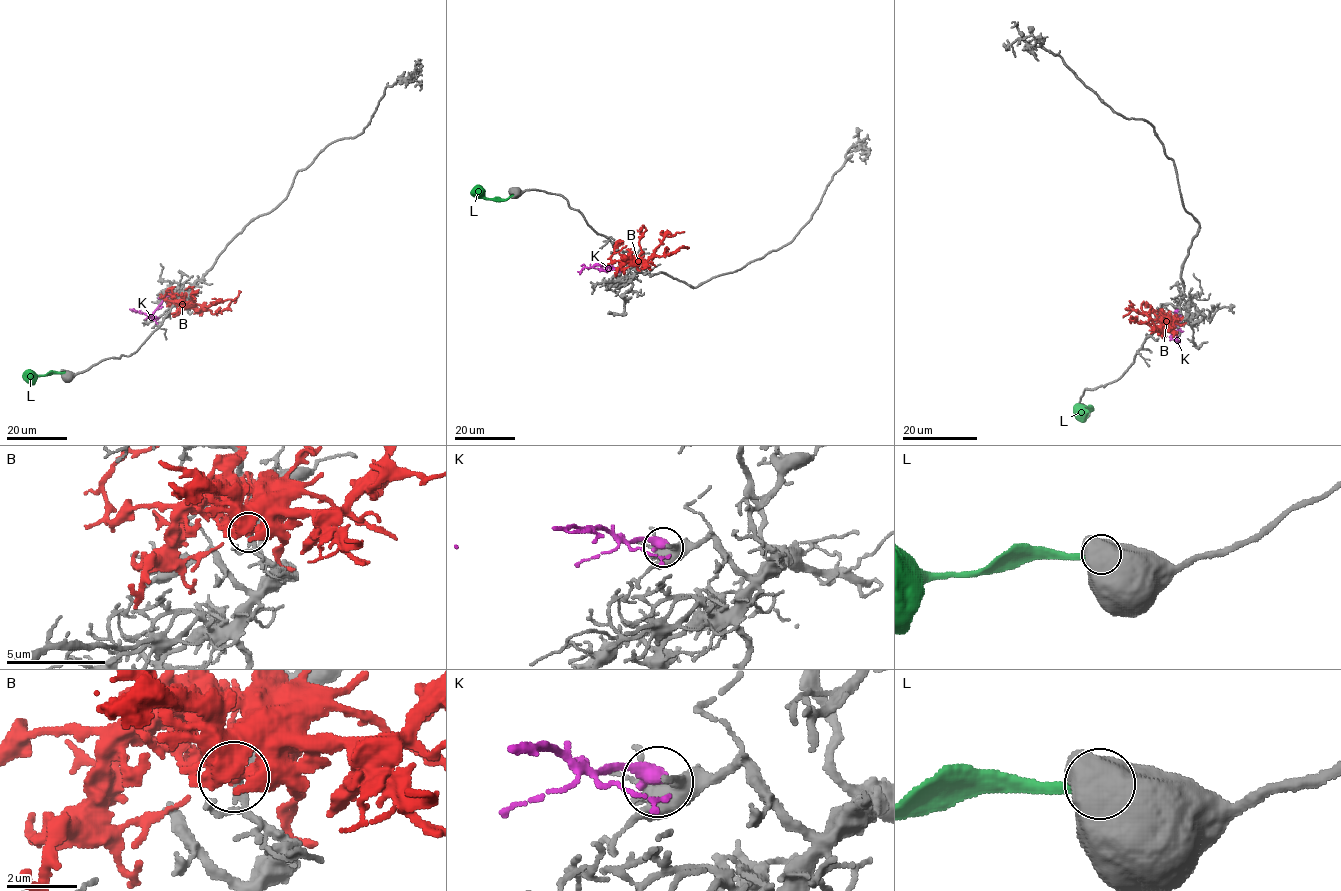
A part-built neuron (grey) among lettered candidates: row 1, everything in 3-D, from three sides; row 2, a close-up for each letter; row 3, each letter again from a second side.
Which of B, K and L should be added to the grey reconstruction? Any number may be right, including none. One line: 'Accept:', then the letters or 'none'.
Accept: K

